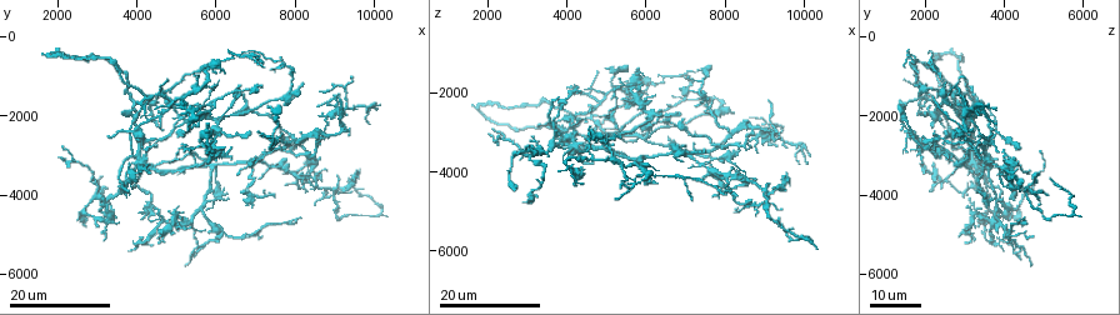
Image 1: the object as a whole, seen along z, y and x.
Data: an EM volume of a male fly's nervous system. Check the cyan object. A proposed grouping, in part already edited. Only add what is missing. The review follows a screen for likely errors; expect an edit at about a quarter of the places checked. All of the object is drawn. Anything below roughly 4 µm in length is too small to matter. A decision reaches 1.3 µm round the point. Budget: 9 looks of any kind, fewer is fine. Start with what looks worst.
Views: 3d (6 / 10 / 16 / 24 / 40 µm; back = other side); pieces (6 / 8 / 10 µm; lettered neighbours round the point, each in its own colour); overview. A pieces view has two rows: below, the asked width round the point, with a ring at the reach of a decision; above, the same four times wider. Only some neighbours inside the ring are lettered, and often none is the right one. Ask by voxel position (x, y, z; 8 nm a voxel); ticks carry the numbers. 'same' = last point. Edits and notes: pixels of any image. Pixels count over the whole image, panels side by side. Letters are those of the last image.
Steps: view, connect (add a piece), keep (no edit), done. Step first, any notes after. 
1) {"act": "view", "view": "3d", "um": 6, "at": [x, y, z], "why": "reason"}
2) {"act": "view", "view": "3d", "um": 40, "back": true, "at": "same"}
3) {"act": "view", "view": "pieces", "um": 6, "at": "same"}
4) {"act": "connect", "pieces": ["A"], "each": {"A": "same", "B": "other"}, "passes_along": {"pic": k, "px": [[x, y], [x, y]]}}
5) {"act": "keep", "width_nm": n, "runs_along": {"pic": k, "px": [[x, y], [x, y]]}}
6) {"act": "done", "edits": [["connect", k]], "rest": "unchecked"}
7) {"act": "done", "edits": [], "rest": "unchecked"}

{"act": "view", "view": "3d", "um": 24, "at": [3800, 3950, 2150]}

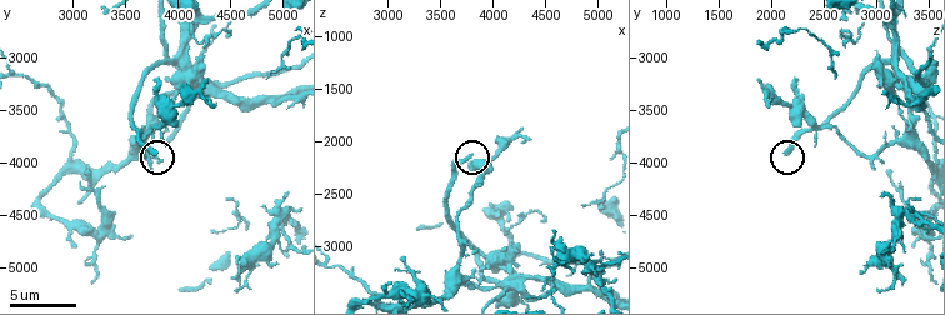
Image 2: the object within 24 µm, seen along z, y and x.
{"act": "view", "view": "pieces", "um": 10, "at": [3800, 3920, 2140]}

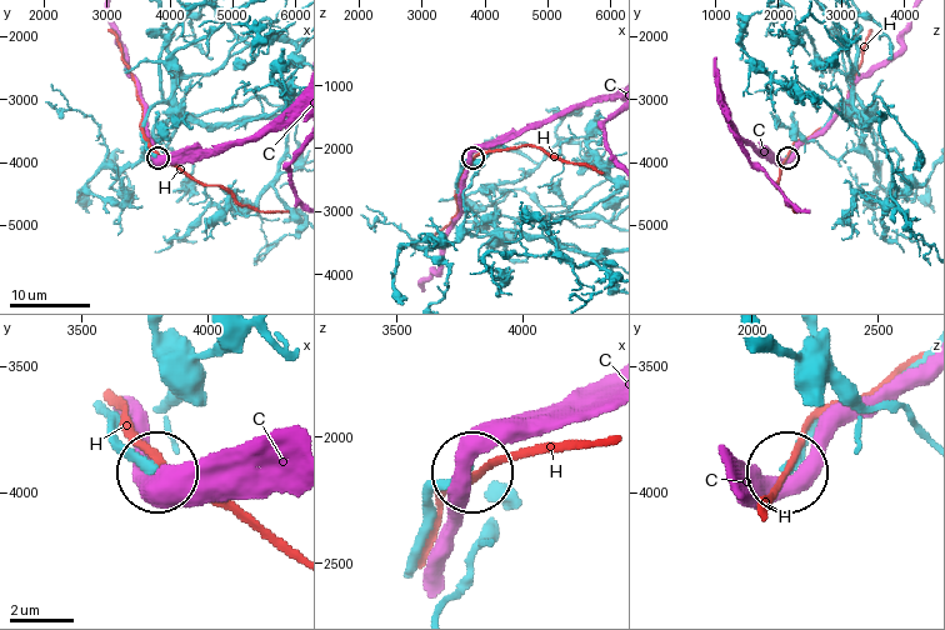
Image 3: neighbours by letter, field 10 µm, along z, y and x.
{"act": "keep", "each": {"C": "other", "H": "other"}, "found": "none of them fits"}

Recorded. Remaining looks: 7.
{"act": "view", "view": "3d", "um": 24, "at": [3250, 2550, 2850], "why": "free end"}

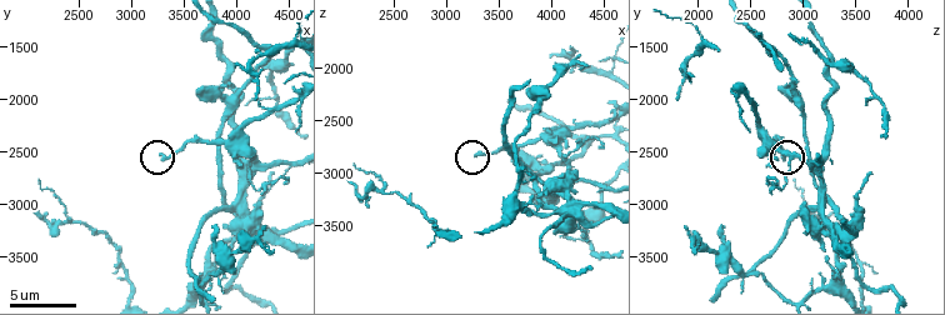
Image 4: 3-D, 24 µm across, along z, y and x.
{"act": "view", "view": "3d", "um": 10, "at": [3300, 2520, 2820]}

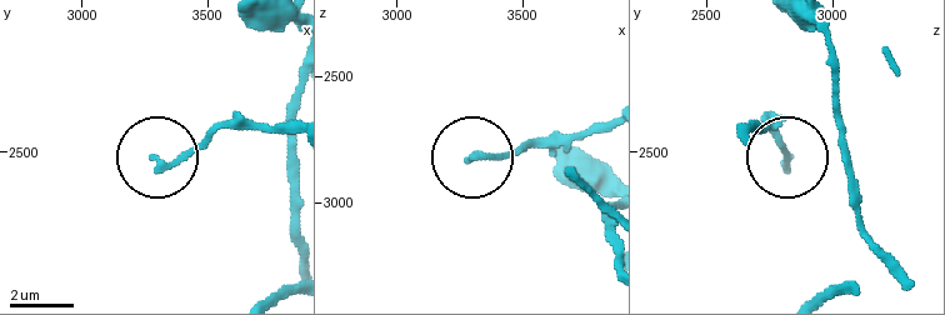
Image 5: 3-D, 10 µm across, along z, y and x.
{"act": "view", "view": "pieces", "um": 10, "at": [3290, 2520, 2820]}

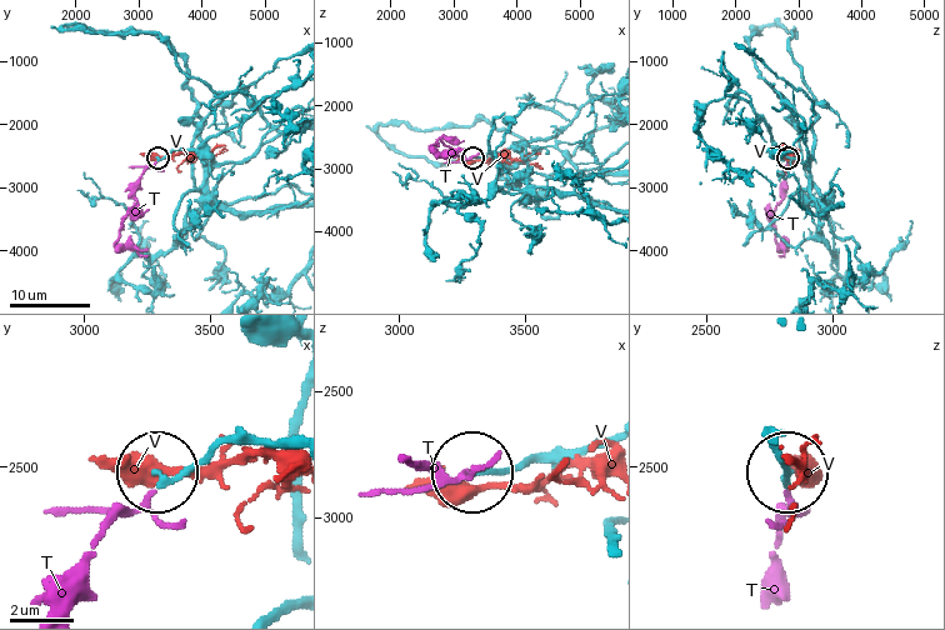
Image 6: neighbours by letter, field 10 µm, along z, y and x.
{"act": "connect", "pieces": ["T"], "each": {"T": "same", "V": "other"}, "passes_along": {"pic": 6, "px": [[245, 445], [215, 448], [118, 518], [89, 558], [73, 606]]}, "found": "it goes on there"}

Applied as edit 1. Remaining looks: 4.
{"act": "view", "view": "3d", "um": 16, "at": [5850, 2200, 1450], "why": "branch stops here"}

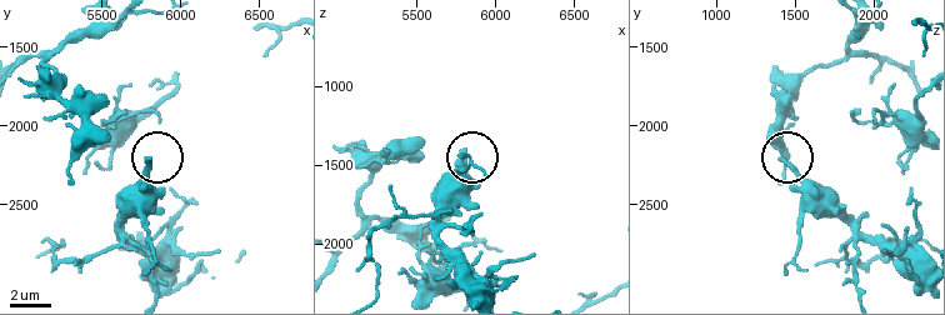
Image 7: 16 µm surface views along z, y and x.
{"act": "view", "view": "pieces", "um": 6, "at": [5800, 2200, 1400]}

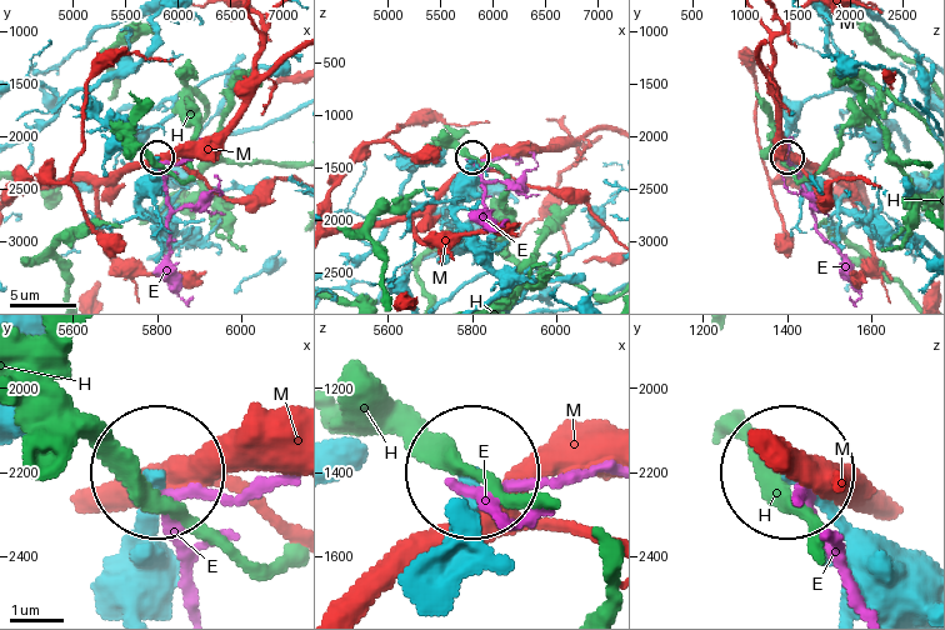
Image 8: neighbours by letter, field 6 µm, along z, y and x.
{"act": "keep", "each": {"E": "other", "H": "other", "M": "other"}, "runs_along": {"pic": 8, "px": [[441, 544], [464, 481]]}, "found": "none of them fits"}

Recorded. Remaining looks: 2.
{"act": "view", "view": "3d", "um": 24, "at": [7450, 3950, 3400], "why": "thin end"}

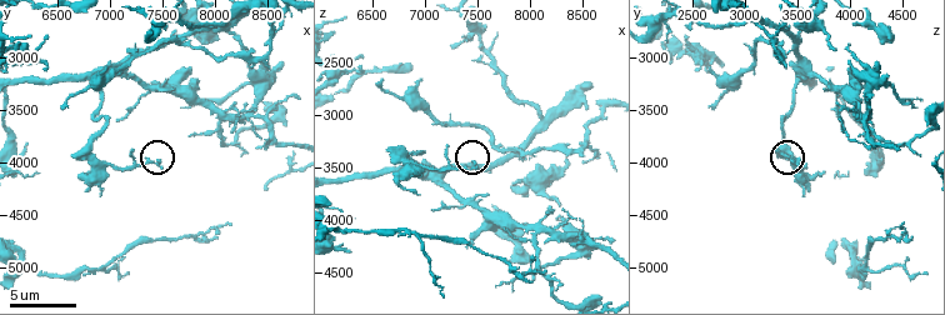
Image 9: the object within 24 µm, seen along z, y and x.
{"act": "view", "view": "pieces", "um": 10, "at": [7460, 3980, 3440]}

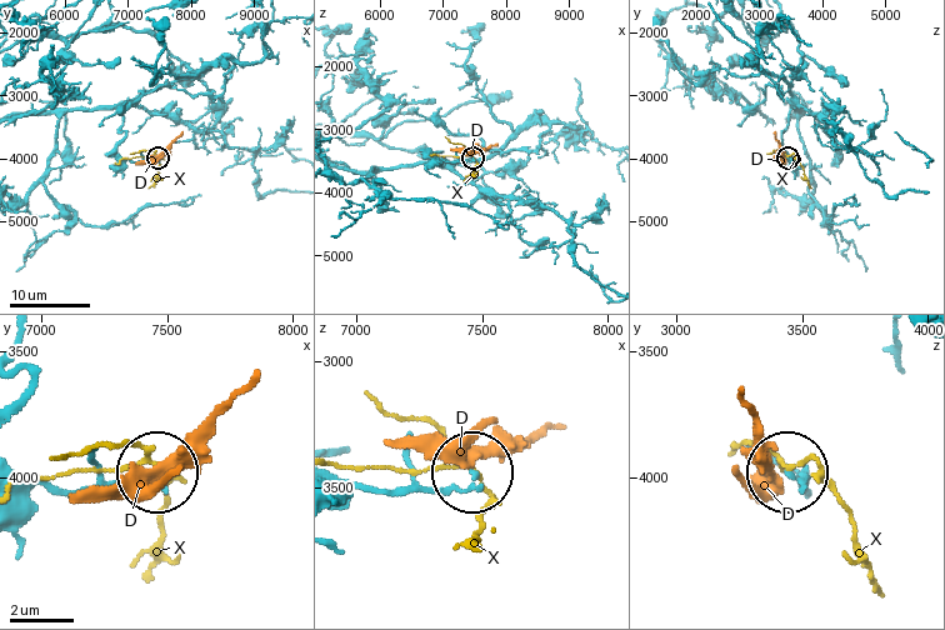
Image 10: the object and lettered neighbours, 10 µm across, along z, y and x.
{"act": "keep", "each": {"D": "other", "X": "other"}, "found": "none of them fits"}

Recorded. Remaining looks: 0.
{"act": "done", "edits": [["connect", 6]], "rest": "unchecked"}

